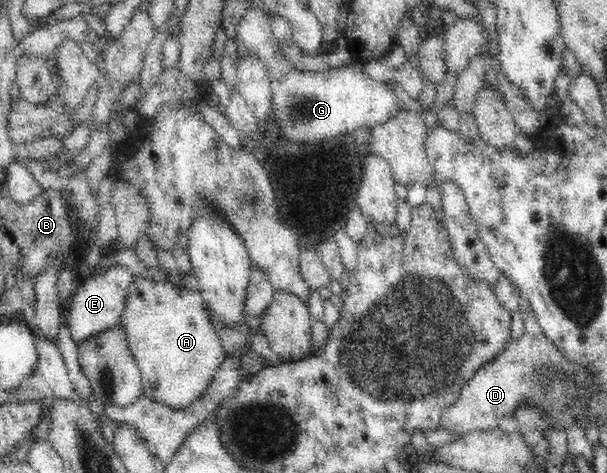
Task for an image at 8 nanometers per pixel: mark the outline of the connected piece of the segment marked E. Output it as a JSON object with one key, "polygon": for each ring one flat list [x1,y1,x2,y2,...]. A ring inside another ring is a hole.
{"polygon":[[117,264,110,266,99,276,89,274,83,278,77,292,72,296,70,308,67,313,67,325,71,331,71,337,77,342,84,341,98,332,119,323,125,312,127,293,134,278,142,278,134,275,126,266]]}

